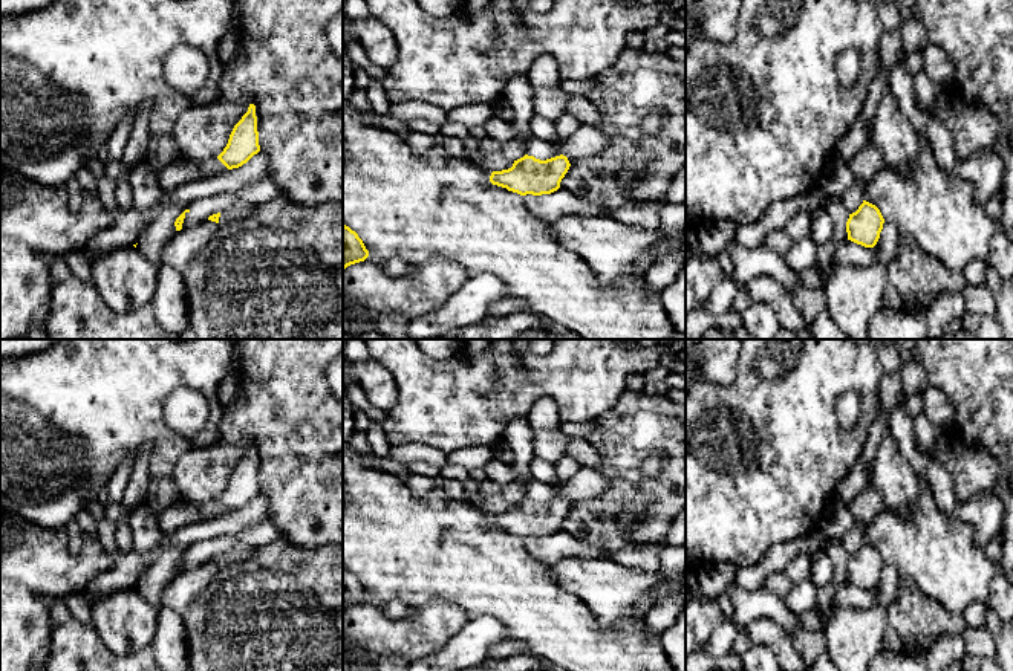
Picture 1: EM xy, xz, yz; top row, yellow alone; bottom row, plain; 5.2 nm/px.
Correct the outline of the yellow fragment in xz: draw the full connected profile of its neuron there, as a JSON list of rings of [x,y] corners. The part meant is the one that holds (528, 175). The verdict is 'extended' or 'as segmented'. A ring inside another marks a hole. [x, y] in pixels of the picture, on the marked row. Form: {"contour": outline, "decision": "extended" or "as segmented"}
{"contour": [[[525,154],[514,160],[511,168],[493,171],[490,182],[520,196],[551,194],[560,188],[560,182],[569,167],[571,164],[563,154],[546,160]]], "decision": "as segmented"}

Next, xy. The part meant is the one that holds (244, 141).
{"contour": [[[249,104],[248,112],[234,125],[228,144],[217,159],[228,168],[239,168],[260,151],[256,105]]], "decision": "as segmented"}

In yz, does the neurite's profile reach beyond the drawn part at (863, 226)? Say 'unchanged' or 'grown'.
unchanged

